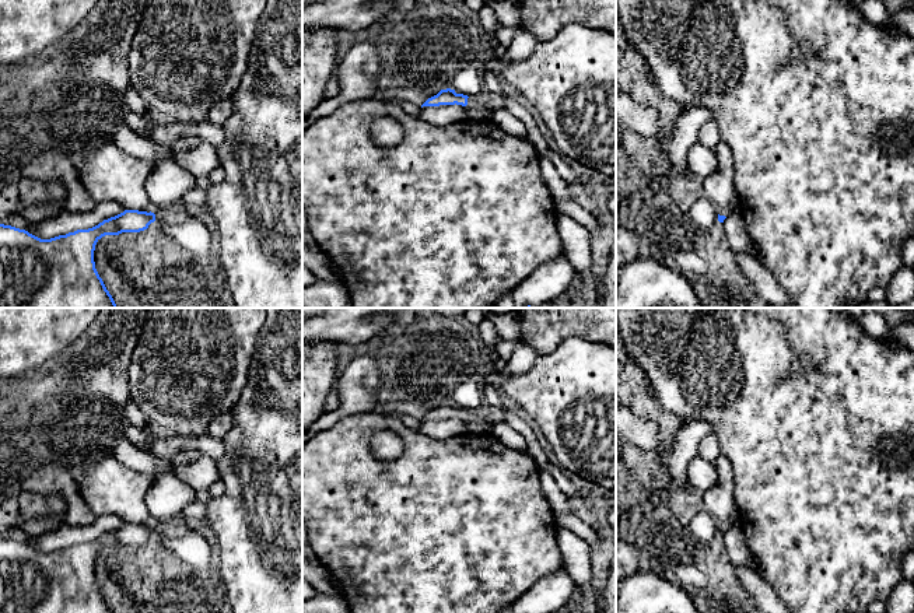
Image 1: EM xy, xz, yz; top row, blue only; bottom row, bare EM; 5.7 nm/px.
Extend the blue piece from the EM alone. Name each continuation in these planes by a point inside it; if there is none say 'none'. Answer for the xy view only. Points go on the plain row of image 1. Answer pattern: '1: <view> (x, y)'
none

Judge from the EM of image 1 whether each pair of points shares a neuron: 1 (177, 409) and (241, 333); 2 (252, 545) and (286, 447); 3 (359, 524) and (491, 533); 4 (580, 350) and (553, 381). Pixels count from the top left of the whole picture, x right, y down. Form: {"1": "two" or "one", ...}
{"1": "one", "2": "one", "3": "one", "4": "one"}

